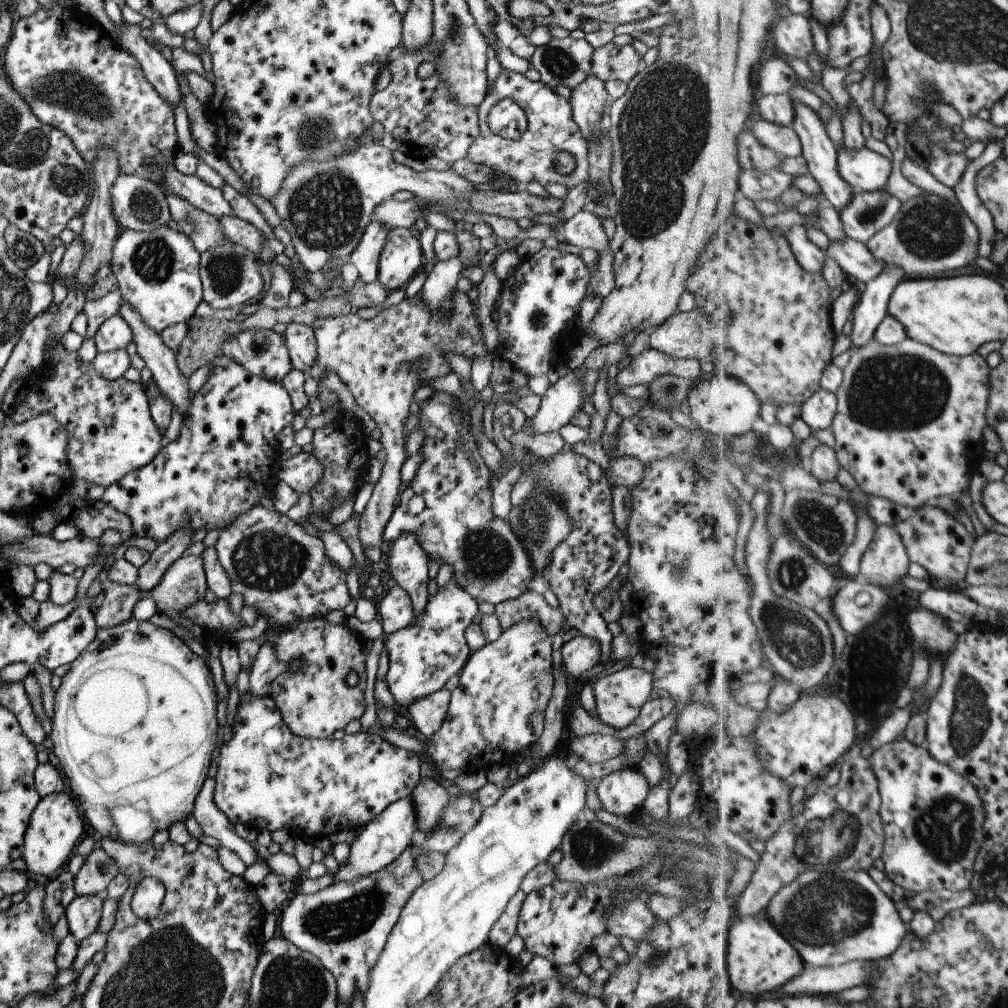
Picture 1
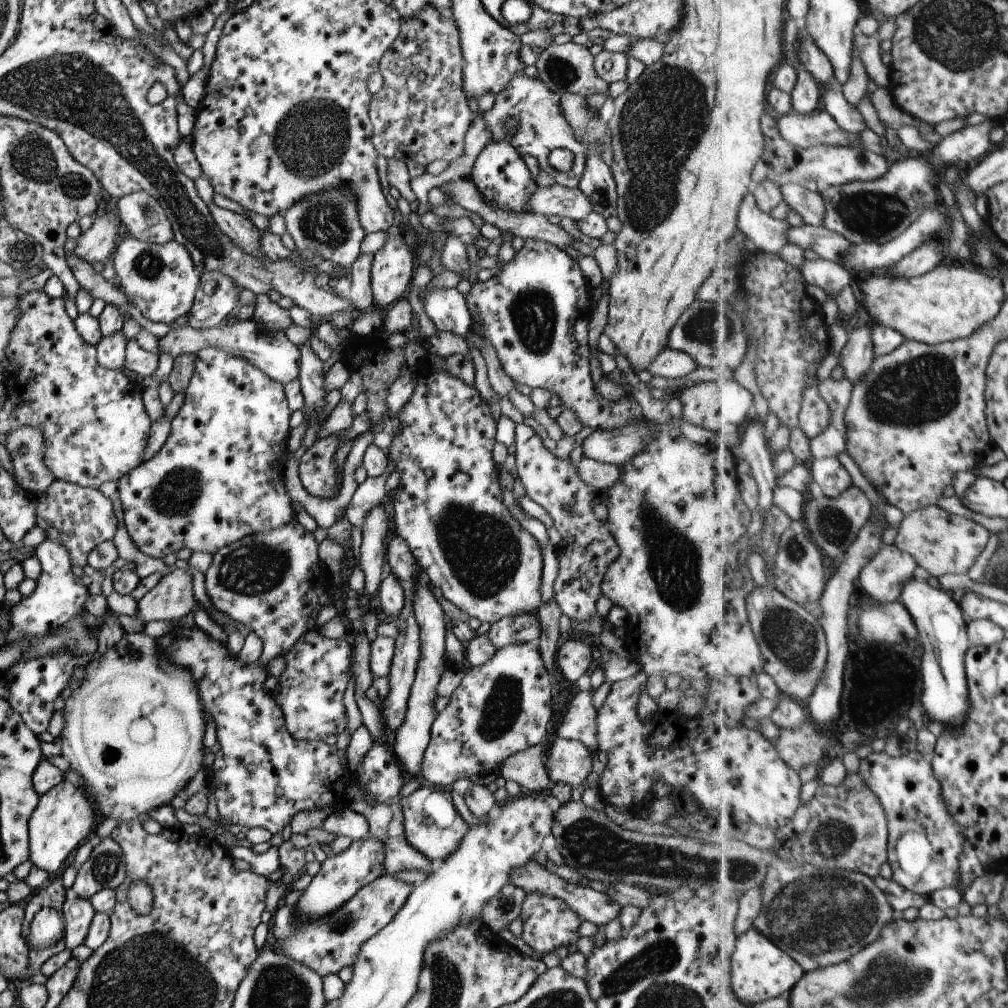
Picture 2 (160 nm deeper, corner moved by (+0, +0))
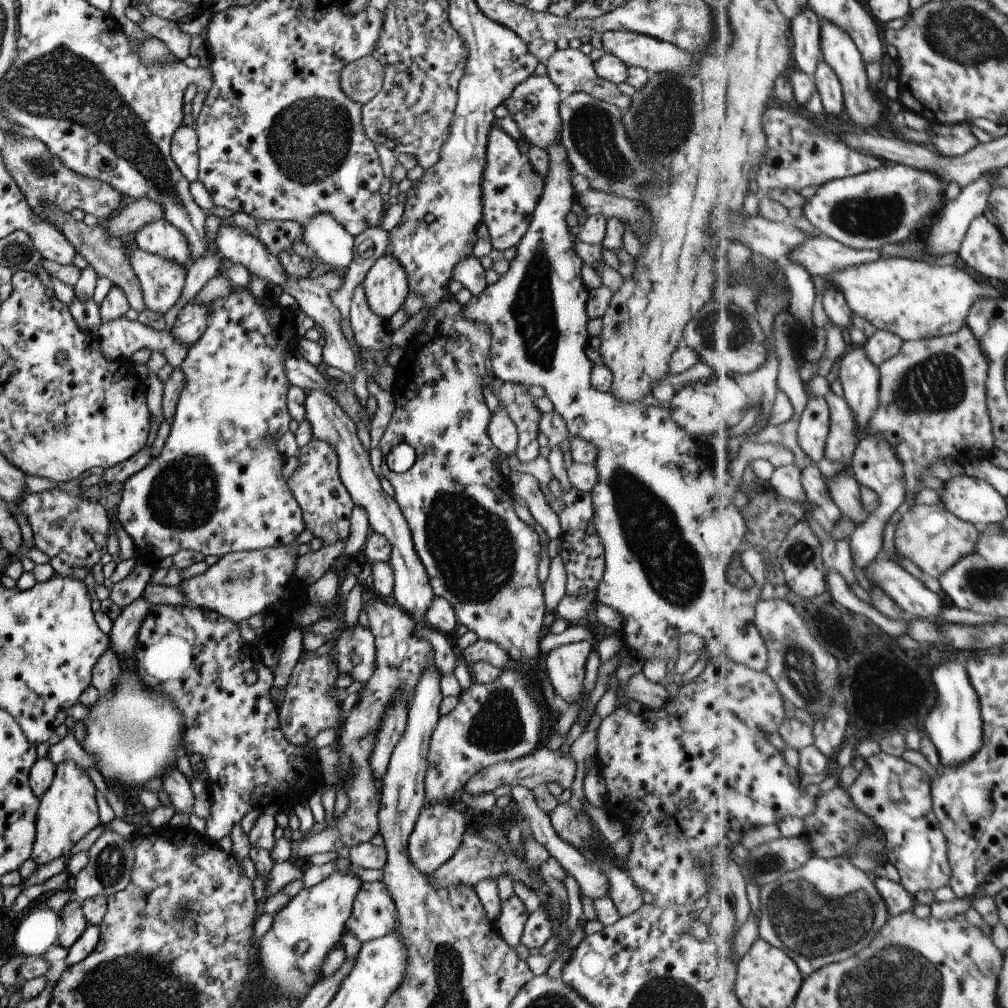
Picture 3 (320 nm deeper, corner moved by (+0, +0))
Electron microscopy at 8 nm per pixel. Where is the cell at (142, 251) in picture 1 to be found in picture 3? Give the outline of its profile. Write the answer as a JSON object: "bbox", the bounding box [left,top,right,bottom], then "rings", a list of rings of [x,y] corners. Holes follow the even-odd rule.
{"bbox":[128,249,185,316],"rings":[[[141,249],[133,250],[128,259],[141,287],[146,309],[153,316],[165,314],[181,294],[185,267]]]}

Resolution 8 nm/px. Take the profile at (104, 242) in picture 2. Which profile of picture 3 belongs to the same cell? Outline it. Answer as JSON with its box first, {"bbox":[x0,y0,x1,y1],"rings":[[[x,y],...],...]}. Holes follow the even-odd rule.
{"bbox":[100,198,162,237],"rings":[[[140,198],[127,200],[117,216],[100,221],[103,228],[114,237],[134,234],[143,225],[162,218],[162,208],[158,202]]]}

